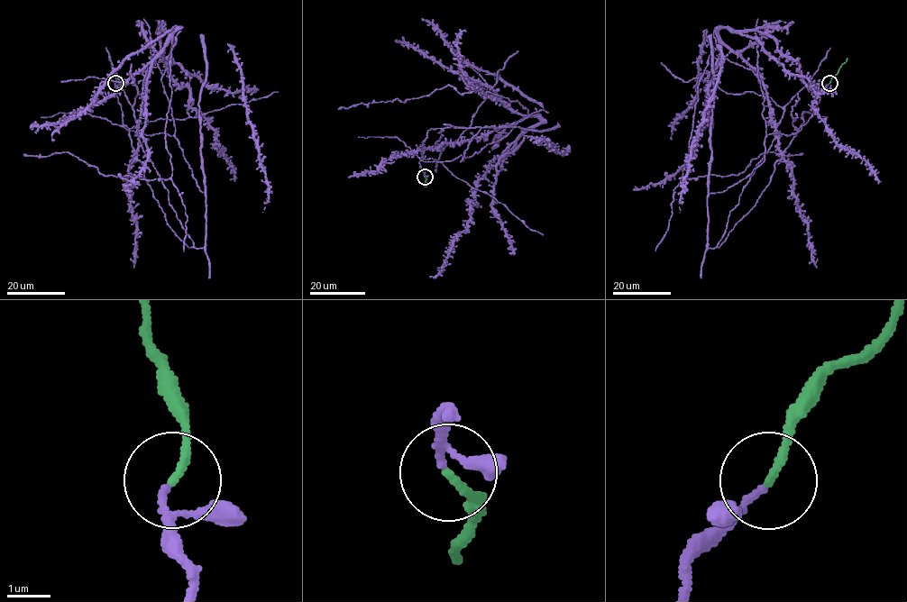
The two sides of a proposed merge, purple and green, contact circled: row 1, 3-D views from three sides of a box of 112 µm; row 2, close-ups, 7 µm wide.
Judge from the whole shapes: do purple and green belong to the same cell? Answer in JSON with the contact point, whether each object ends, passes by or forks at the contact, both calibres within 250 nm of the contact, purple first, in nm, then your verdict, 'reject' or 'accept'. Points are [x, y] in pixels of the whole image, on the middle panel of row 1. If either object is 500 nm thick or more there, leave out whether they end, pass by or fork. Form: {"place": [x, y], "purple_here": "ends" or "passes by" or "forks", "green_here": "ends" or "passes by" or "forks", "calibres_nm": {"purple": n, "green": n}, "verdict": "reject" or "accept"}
{"place": [425, 177], "purple_here": "passes by", "green_here": "ends", "calibres_nm": {"purple": 110, "green": 180}, "verdict": "accept"}

